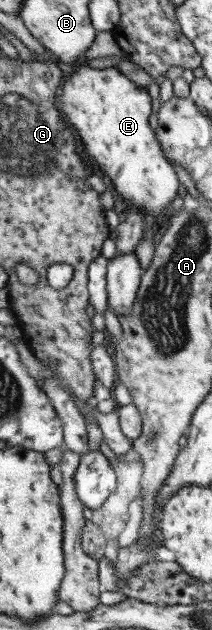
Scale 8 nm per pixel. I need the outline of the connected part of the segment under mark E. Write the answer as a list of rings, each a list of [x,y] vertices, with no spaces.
[[[80,61],[61,88],[61,110],[81,133],[88,154],[97,161],[97,168],[111,180],[111,186],[121,196],[127,208],[137,205],[151,220],[172,204],[179,194],[179,178],[167,160],[151,128],[151,114],[156,114],[156,102],[117,67],[97,70]]]

